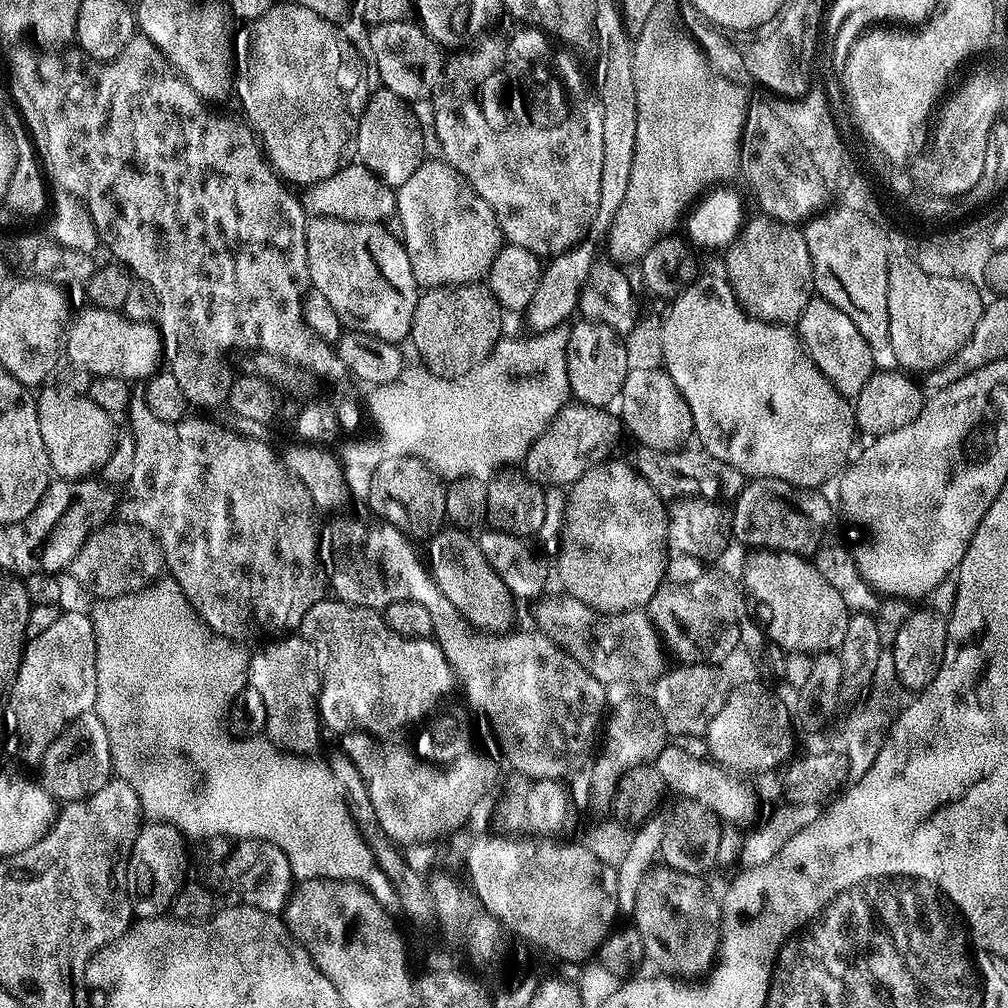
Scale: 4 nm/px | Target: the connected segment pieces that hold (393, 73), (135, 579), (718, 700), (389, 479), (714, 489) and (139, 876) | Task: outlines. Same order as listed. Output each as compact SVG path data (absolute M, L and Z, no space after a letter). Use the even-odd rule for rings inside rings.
M411 19L386 22L375 25L369 32L372 33L368 36L368 44L372 47L379 83L383 87L409 102L417 102L423 96L431 97L437 91L444 75L445 57L440 56L441 45L419 23Z
M109 522L94 532L70 565L71 573L87 585L96 598L111 598L140 592L157 583L166 568L164 549L160 547L156 535L135 522L116 523Z
M681 663L679 667L669 667L663 675L656 679L655 684L650 688L652 692L650 700L655 704L658 714L661 715L669 737L703 737L708 731L710 722L714 722L722 706L726 706L728 694L732 691L734 684L723 669L715 663Z
M391 456L382 458L371 469L372 477L368 480L368 508L377 520L385 520L398 530L402 530L416 542L424 542L436 535L446 524L446 484L436 473L429 470L418 458L413 456Z
M688 446L683 450L667 452L641 447L634 459L636 471L654 486L654 490L665 502L681 500L683 496L701 496L717 502L735 501L746 483L746 478L734 466L722 462L722 458L714 458L709 452L696 446ZM693 447L693 448L692 448Z
M161 820L144 822L140 825L138 838L134 838L132 857L128 863L128 893L132 895L132 911L137 917L163 916L169 911L174 898L180 892L181 884L185 883L184 871L188 868L188 844L183 832Z

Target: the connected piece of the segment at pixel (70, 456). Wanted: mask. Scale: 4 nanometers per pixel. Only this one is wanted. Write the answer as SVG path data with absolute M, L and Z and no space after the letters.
M60 388L39 389L36 396L38 426L42 430L42 442L46 442L46 454L50 454L50 466L57 477L78 480L91 477L103 469L115 448L117 421L102 406L94 406L87 395L80 395Z

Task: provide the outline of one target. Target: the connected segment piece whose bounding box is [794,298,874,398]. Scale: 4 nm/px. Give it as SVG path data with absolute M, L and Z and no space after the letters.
M814 298L806 302L806 310L802 310L802 318L794 328L800 337L800 343L818 366L818 370L826 374L826 378L843 396L855 398L874 371L872 351L870 346L866 346L866 338L858 334L858 326L854 326L854 322L850 322L850 317L842 314L838 306Z

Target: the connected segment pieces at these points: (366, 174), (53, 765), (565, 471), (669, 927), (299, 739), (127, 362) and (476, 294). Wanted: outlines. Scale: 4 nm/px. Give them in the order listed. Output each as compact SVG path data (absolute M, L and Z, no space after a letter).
M353 162L303 193L304 211L309 217L325 216L346 222L384 224L396 215L396 189L378 178L365 164Z
M90 711L74 718L74 722L46 750L42 761L44 777L42 783L57 801L84 800L90 794L102 790L106 782L113 779L110 738L106 726L97 712Z
M570 402L552 419L550 426L546 428L536 439L531 449L527 451L522 461L523 475L543 488L550 486L570 486L585 473L589 464L603 461L611 452L610 448L622 432L622 424L619 417L609 409L590 407L588 404Z
M667 866L653 867L636 899L634 927L640 932L644 955L668 978L700 976L717 963L720 950L720 906L699 876L682 874Z
M282 636L253 651L249 657L249 687L258 691L265 703L265 739L289 755L313 757L320 746L322 721L319 714L320 659L317 648L304 636Z
M84 306L80 313L73 315L67 321L64 330L63 355L71 367L82 367L95 378L97 376L113 376L129 382L145 381L149 376L155 376L162 364L162 349L160 346L160 330L155 323L143 324L124 317L123 311L111 312L101 308Z
M487 283L449 284L446 288L430 288L421 291L418 306L414 306L414 322L410 344L416 347L419 363L428 368L438 378L458 378L466 374L466 370L474 370L491 354L494 346L505 335L504 319L506 313L488 289Z

